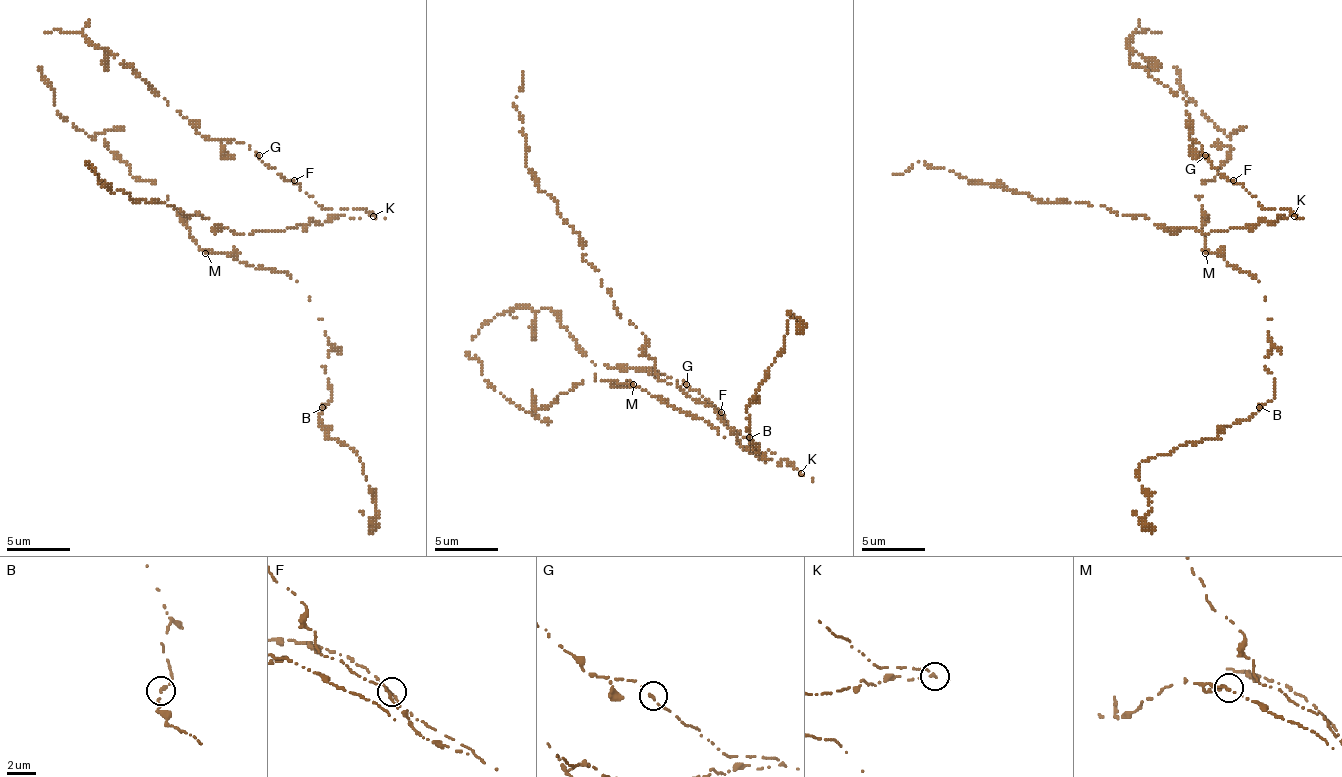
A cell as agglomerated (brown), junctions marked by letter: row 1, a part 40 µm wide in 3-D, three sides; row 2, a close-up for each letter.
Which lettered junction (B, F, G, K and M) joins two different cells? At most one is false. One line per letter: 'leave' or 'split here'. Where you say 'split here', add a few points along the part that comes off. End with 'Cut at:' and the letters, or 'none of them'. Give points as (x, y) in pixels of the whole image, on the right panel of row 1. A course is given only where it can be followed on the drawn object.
B: leave
F: leave
G: leave
K: split here; foreign part runs (1293, 215), (1202, 234), (1079, 202), (1041, 202), (925, 161), (893, 174)
M: leave
Cut at: K

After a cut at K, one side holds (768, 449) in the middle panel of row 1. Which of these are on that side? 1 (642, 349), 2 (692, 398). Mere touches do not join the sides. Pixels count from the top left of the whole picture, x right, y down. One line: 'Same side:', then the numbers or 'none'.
Same side: none

